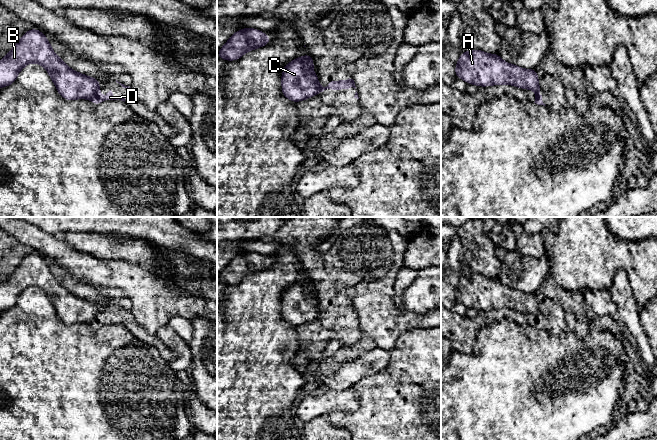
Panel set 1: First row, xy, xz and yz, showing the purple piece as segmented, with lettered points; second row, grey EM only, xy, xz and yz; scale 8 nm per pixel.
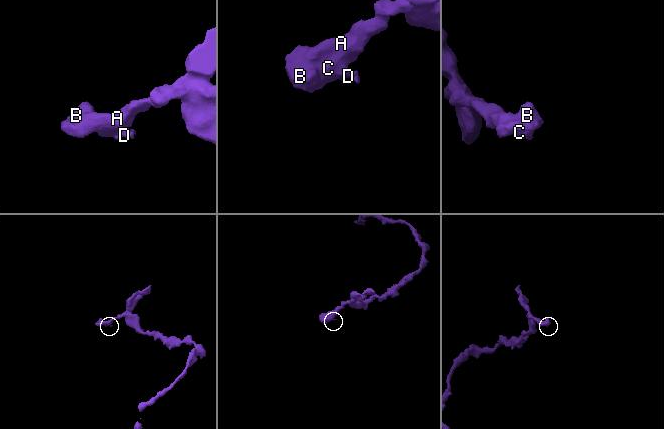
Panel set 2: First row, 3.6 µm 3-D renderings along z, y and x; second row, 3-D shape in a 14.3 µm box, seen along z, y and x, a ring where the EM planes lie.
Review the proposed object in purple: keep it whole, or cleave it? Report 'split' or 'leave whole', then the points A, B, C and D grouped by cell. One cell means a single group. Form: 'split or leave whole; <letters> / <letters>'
split; A B C / D

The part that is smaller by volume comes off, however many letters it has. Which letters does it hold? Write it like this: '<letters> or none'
D

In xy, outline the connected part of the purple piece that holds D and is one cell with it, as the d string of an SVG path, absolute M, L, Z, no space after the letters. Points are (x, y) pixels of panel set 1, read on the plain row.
M100 313L96 315L96 317L89 322L91 324L91 326L93 328L101 328L103 325L107 325L107 324L121 324L121 325L124 325L125 326L125 322L124 322L124 319L122 319L120 322L118 323L114 323L113 322L113 317L112 315L110 314L108 317L105 318L105 321L101 321L100 320Z

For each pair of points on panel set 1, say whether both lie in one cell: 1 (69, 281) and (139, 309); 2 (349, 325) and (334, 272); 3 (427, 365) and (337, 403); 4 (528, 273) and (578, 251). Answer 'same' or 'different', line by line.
1: different
2: same
3: different
4: different

